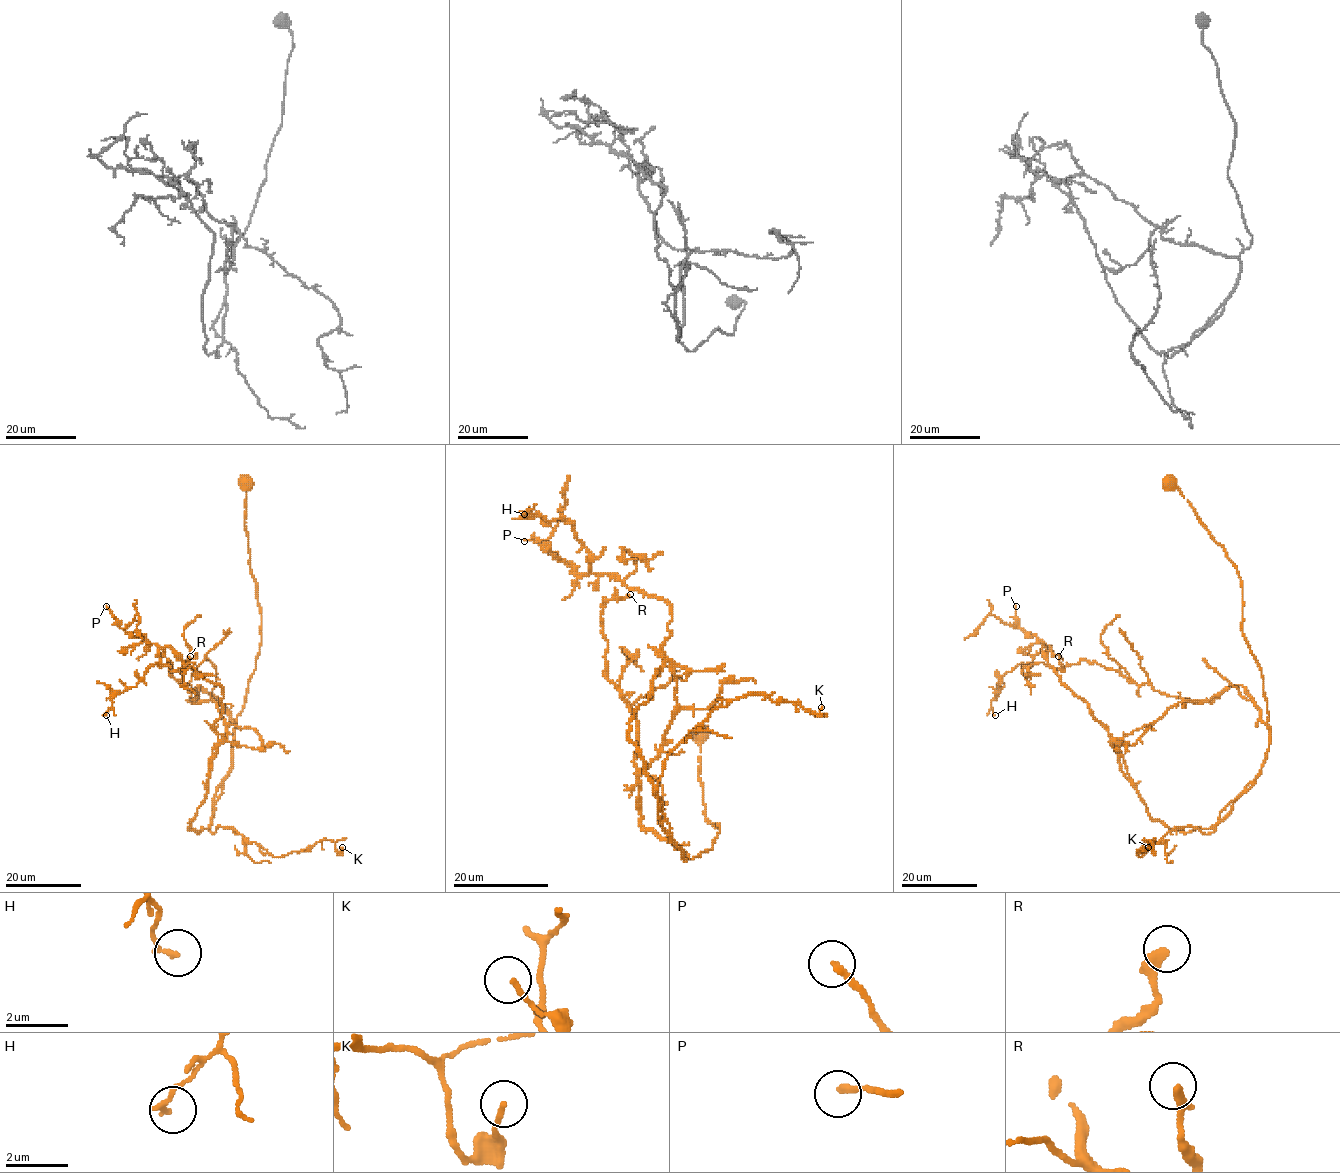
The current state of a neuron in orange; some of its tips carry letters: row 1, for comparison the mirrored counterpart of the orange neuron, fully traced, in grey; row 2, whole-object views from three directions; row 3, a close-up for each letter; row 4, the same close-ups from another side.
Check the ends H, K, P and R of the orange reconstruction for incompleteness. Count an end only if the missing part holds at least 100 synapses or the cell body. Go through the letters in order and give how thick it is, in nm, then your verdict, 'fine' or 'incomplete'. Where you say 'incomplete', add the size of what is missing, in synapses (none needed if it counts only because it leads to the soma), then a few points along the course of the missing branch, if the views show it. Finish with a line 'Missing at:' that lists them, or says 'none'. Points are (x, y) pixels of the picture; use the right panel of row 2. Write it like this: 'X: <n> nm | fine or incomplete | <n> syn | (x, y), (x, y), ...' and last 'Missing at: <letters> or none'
H: 150 nm | fine
K: 150 nm | fine
P: 200 nm | fine
R: 360 nm | fine
Missing at: none

